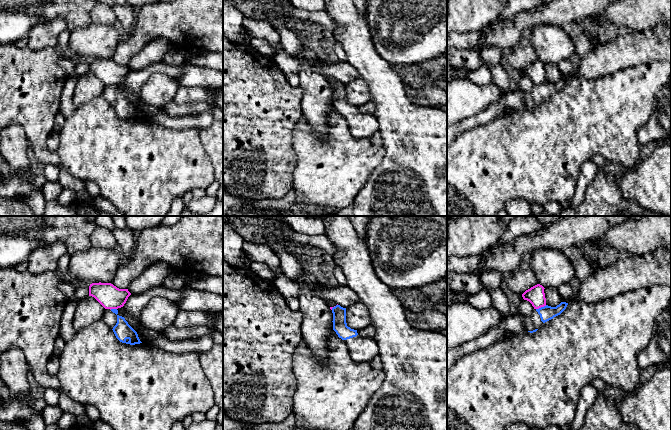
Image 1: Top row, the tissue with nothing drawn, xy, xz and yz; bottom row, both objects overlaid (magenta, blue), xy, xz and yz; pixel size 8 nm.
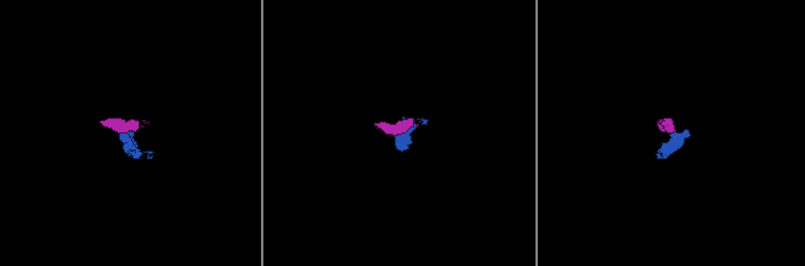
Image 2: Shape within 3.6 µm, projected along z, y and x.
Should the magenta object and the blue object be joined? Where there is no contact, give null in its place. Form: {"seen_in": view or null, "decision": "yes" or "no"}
{"seen_in": "yz", "decision": "no"}

